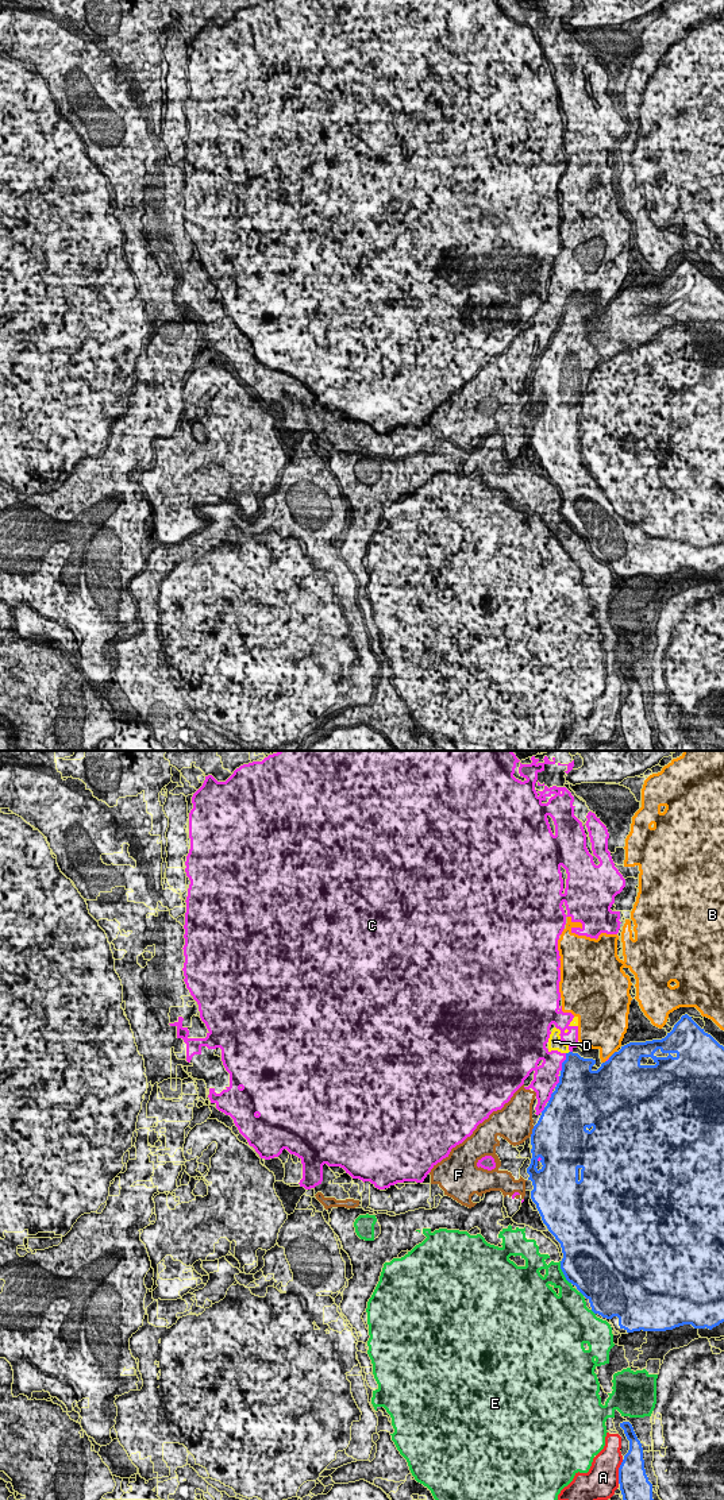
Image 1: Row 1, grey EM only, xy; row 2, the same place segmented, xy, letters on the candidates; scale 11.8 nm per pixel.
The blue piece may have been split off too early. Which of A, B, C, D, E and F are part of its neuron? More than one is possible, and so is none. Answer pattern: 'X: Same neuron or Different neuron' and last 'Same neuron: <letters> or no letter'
A: Different neuron
B: Different neuron
C: Different neuron
D: Different neuron
E: Different neuron
F: Different neuron
Same neuron: no letter

